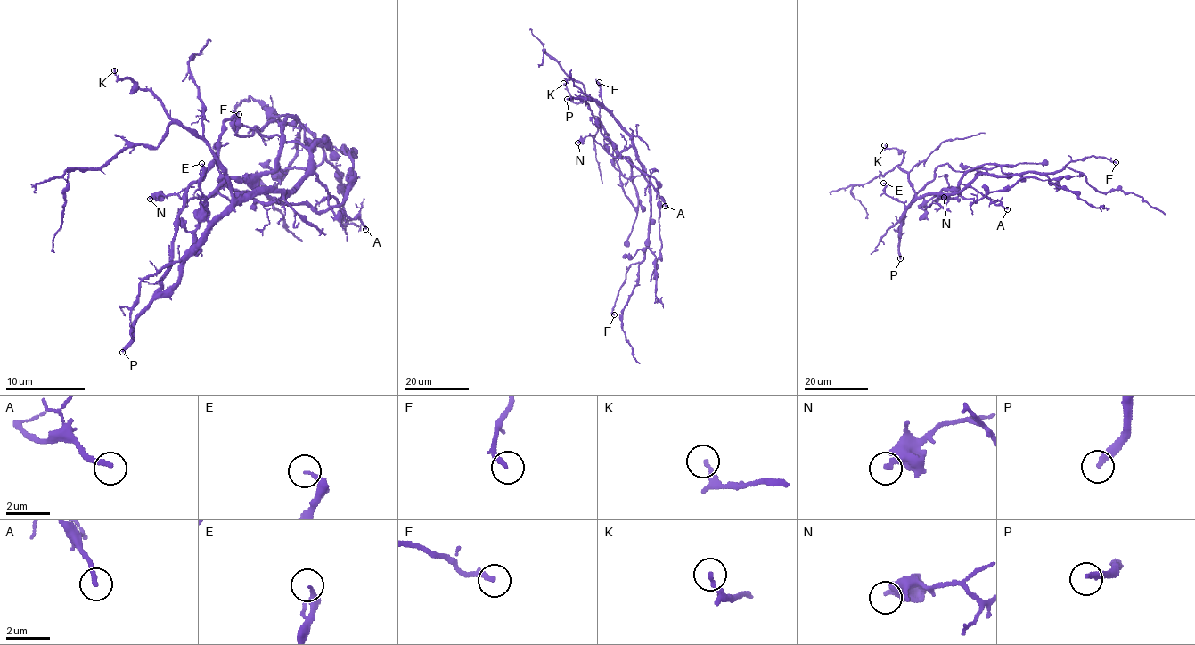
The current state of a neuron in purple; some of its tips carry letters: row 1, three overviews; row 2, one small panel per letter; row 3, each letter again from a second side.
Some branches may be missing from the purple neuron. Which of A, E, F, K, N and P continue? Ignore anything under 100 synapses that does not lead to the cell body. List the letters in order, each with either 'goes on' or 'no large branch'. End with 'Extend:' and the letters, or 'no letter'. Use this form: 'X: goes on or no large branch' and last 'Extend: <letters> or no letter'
A: no large branch
E: no large branch
F: no large branch
K: no large branch
N: no large branch
P: goes on
Extend: P

